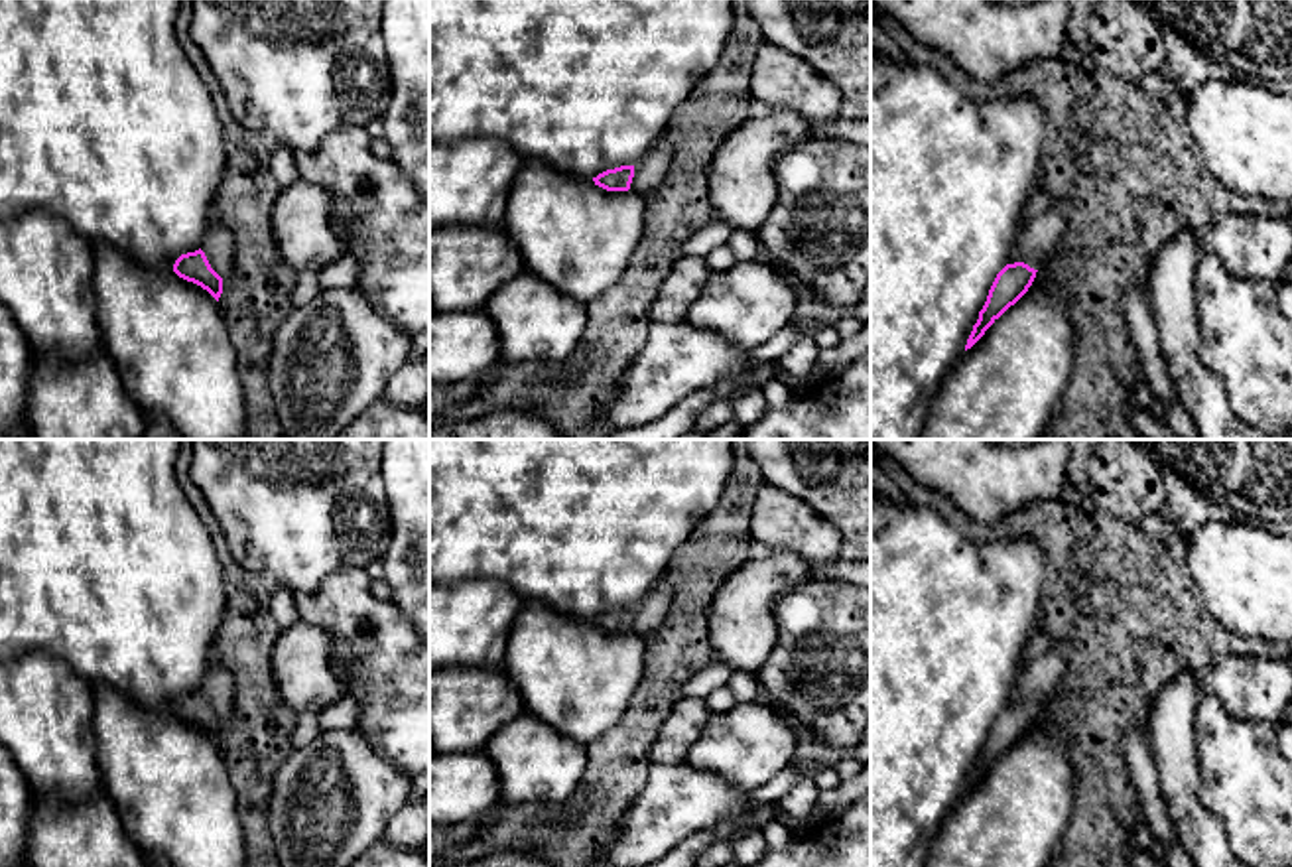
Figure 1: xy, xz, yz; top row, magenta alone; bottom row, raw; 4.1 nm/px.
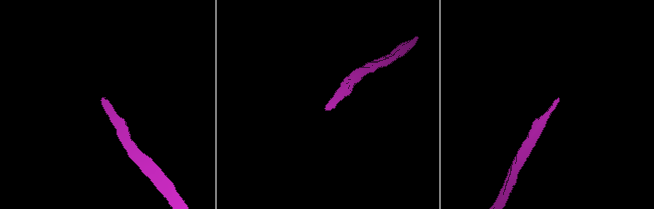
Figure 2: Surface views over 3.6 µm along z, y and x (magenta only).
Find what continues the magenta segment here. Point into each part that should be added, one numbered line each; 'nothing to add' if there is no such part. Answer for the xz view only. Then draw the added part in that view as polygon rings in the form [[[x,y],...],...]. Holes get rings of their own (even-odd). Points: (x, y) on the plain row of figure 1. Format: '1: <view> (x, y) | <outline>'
1: xz (650, 611) | [[[660,579],[636,605],[634,619],[630,631],[646,638],[652,631],[656,631],[672,603],[672,589]]]

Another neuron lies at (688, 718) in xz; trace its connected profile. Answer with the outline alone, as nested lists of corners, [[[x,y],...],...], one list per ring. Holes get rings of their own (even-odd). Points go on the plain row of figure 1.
[[[681,698],[662,723],[648,761],[652,767],[681,765],[689,747],[701,737],[711,711],[705,698]]]

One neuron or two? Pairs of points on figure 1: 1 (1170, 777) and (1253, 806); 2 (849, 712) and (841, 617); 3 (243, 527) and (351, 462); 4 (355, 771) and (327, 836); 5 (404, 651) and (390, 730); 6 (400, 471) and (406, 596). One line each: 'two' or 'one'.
1: two
2: one
3: one
4: one
5: one
6: one

